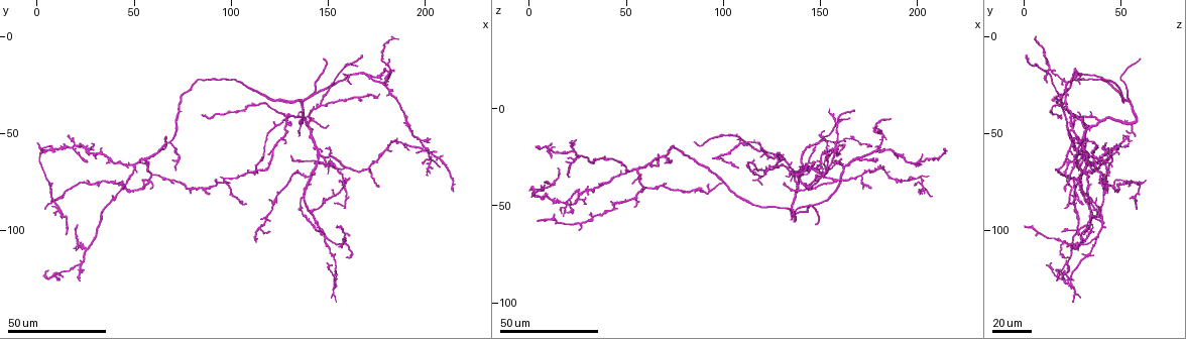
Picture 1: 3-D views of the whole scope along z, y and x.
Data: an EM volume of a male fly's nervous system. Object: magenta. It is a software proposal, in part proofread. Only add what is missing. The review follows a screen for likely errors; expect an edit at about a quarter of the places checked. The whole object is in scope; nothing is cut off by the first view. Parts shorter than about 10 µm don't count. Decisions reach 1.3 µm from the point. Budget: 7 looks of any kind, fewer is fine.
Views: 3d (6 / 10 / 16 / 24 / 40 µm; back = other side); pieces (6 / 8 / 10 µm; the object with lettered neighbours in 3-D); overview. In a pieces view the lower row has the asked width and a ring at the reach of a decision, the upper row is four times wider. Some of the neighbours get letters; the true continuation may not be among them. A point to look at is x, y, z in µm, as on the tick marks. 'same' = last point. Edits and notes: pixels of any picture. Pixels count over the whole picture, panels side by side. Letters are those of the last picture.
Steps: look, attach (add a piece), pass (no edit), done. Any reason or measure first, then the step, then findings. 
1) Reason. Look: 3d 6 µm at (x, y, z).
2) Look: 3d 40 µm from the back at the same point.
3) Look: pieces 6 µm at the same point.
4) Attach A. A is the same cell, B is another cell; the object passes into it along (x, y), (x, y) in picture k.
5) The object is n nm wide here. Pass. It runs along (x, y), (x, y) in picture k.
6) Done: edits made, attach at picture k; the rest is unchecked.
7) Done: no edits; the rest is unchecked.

End of a long branch. Look: 3d 40 µm at (99, 76, 39).

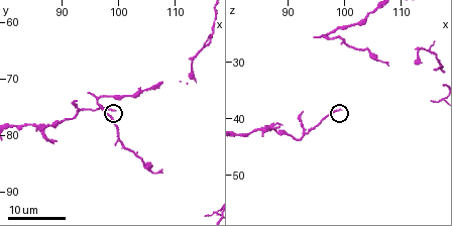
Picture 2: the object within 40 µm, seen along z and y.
What lies round it. Look: pieces 10 µm at (99.0, 75.5, 38.5).

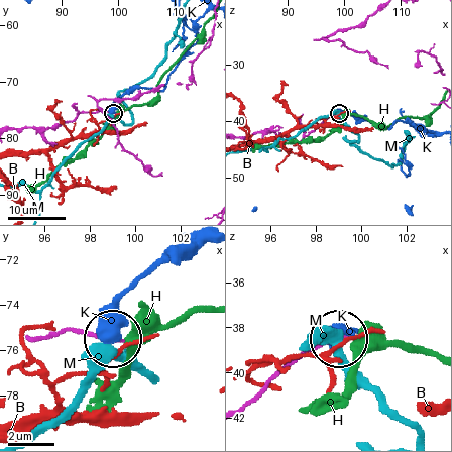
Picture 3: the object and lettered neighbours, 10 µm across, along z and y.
Pass. B, H, K and M are other cells; it runs along (27, 127), (55, 127), (82, 113), (112, 113) in picture 3; no lettered piece goes on from it.

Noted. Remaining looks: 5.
Look: 3d 24 µm at (85, 40, 17).

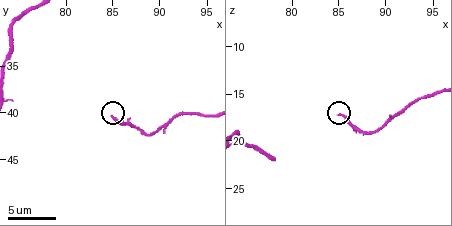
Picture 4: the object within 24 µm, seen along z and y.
What lies round it. Look: pieces 8 µm at (85.2, 40.4, 17.4).

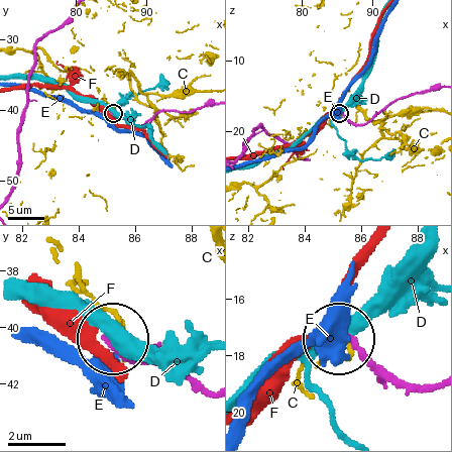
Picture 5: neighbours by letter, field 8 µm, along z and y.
Pass. C, D, E and F are other cells; none of them fits.

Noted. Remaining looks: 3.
Look: 3d 24 µm at (148, 101, 20).

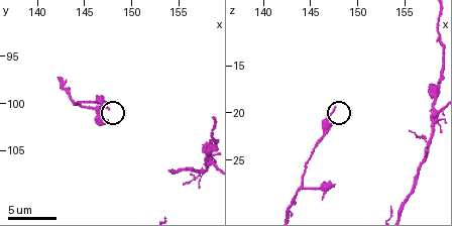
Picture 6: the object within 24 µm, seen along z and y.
Look: pieces 6 µm at (147.4, 100.6, 19.6).

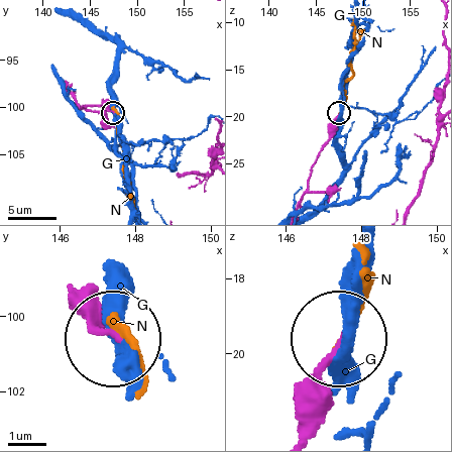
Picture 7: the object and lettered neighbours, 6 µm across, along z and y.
Pass. G and N are other cells; it runs along (304, 434), (310, 386), (336, 341) in picture 7; no lettered piece goes on from it.

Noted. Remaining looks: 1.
Done: no edits; the rest is unchecked.

